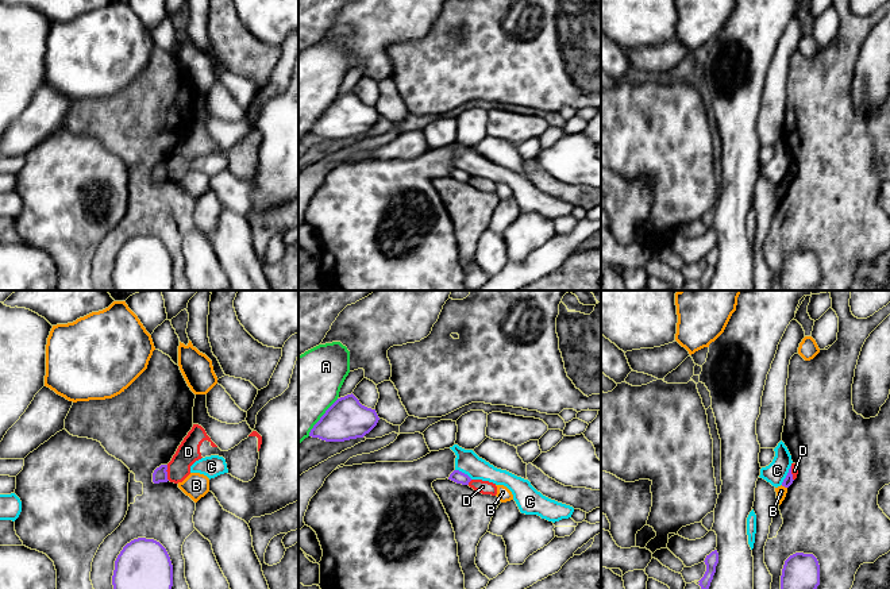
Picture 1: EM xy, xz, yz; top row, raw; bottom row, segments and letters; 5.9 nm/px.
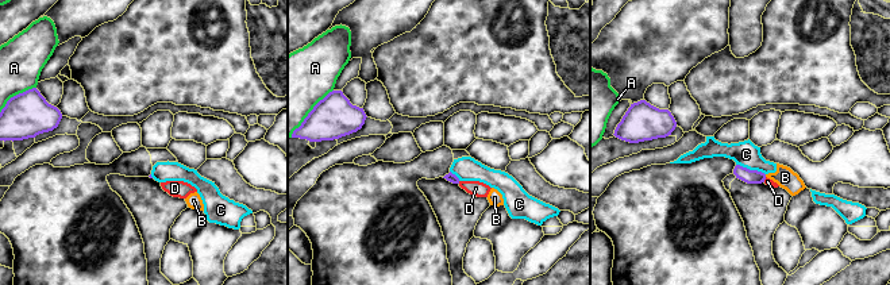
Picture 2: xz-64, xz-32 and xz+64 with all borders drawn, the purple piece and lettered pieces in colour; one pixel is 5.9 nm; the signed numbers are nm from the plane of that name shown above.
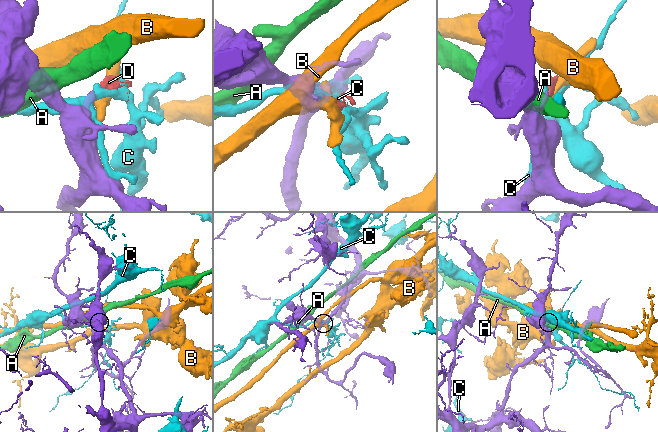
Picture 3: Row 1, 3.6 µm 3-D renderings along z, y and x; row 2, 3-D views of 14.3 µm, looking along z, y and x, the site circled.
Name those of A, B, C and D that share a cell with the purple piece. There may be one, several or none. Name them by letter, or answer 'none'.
none

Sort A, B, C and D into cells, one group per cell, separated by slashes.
A / B / C / D

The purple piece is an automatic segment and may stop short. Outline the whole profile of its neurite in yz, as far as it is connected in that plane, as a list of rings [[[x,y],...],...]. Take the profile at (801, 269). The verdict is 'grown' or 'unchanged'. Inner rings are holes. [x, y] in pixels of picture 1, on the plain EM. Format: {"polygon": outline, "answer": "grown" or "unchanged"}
{"polygon": [[[795,250],[783,262],[781,290],[814,290],[820,282],[820,262],[813,251]]], "answer": "unchanged"}

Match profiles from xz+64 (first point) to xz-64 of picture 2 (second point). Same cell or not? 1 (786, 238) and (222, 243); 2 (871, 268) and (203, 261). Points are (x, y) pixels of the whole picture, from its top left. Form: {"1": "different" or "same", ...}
{"1": "same", "2": "different"}

